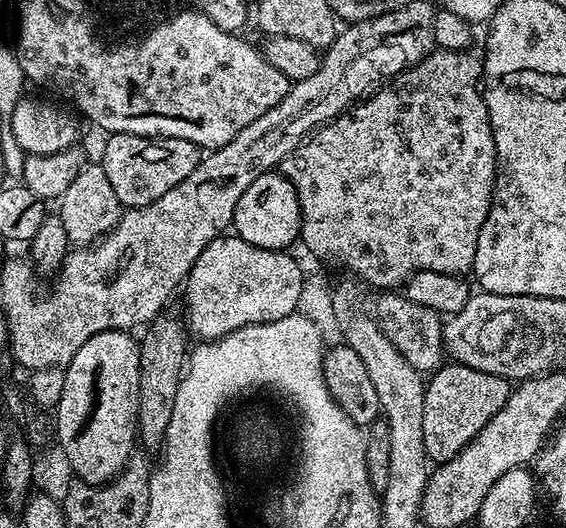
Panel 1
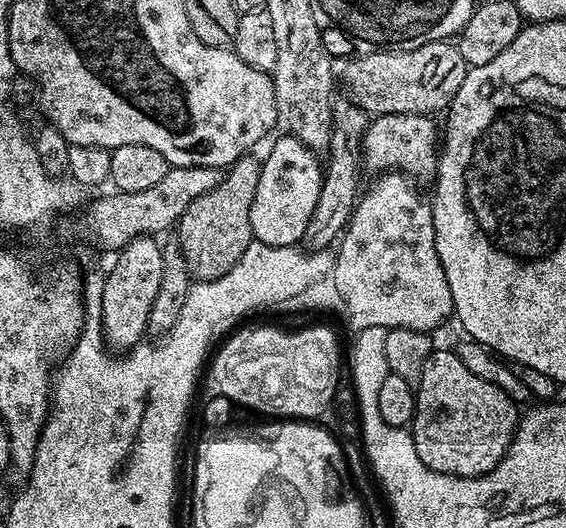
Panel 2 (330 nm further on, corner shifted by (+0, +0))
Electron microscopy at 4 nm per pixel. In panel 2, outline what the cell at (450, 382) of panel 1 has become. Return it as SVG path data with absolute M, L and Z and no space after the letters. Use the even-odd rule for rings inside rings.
M433 351L421 370L419 383L415 385L416 412L412 415L410 431L418 458L435 472L445 472L451 476L481 476L498 466L512 444L512 437L518 423L517 401L512 400L498 386L482 382L475 374L470 374L466 366L456 357L455 351Z

